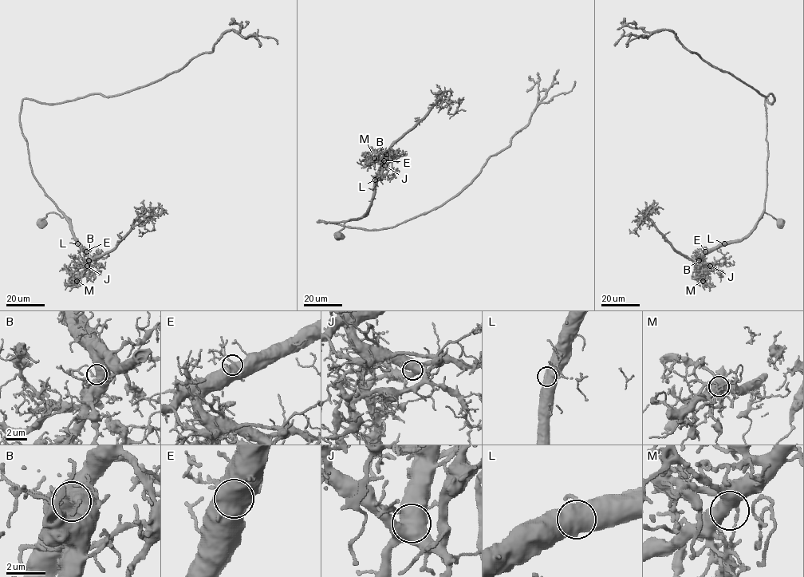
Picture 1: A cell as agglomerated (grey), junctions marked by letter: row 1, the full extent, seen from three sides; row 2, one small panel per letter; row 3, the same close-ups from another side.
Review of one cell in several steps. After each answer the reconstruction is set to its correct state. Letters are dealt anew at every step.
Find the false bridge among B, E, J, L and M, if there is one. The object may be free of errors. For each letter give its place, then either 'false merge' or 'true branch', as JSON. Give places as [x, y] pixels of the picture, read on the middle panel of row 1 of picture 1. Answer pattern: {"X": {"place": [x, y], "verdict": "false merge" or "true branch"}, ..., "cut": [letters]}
{"B": {"place": [386, 154], "verdict": "true branch"}, "E": {"place": [384, 160], "verdict": "true branch"}, "J": {"place": [384, 165], "verdict": "true branch"}, "L": {"place": [375, 179], "verdict": "true branch"}, "M": {"place": [374, 158], "verdict": "true branch"}, "cut": []}

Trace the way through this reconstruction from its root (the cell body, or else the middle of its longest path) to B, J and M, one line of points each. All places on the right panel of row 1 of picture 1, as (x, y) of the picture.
B: (780, 223), (763, 212), (756, 226), (746, 235), (719, 244), (706, 250), (699, 260)
J: (780, 223), (763, 212), (756, 226), (746, 235), (740, 239), (721, 243), (699, 258), (710, 266)
M: (780, 223), (763, 212), (756, 226), (746, 235), (709, 249), (699, 258), (703, 281)

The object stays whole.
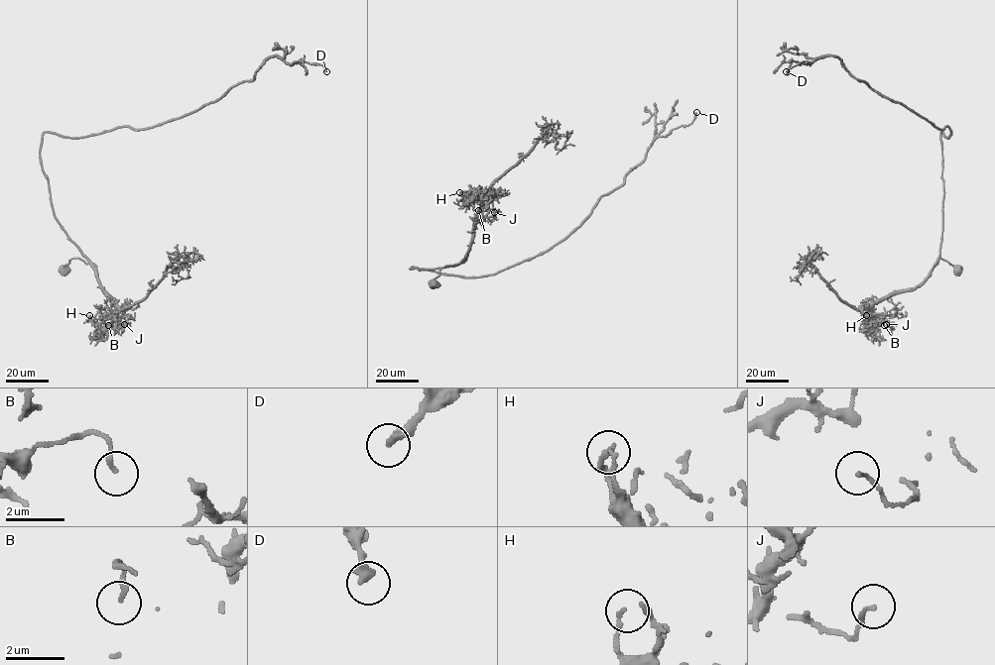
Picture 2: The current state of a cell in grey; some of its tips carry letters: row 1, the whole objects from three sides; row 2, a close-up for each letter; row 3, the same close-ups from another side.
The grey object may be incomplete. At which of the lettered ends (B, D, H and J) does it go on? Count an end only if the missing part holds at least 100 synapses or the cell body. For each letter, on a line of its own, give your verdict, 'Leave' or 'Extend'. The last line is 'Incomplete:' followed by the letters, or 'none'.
B: Leave
D: Leave
H: Leave
J: Leave
Incomplete: none

